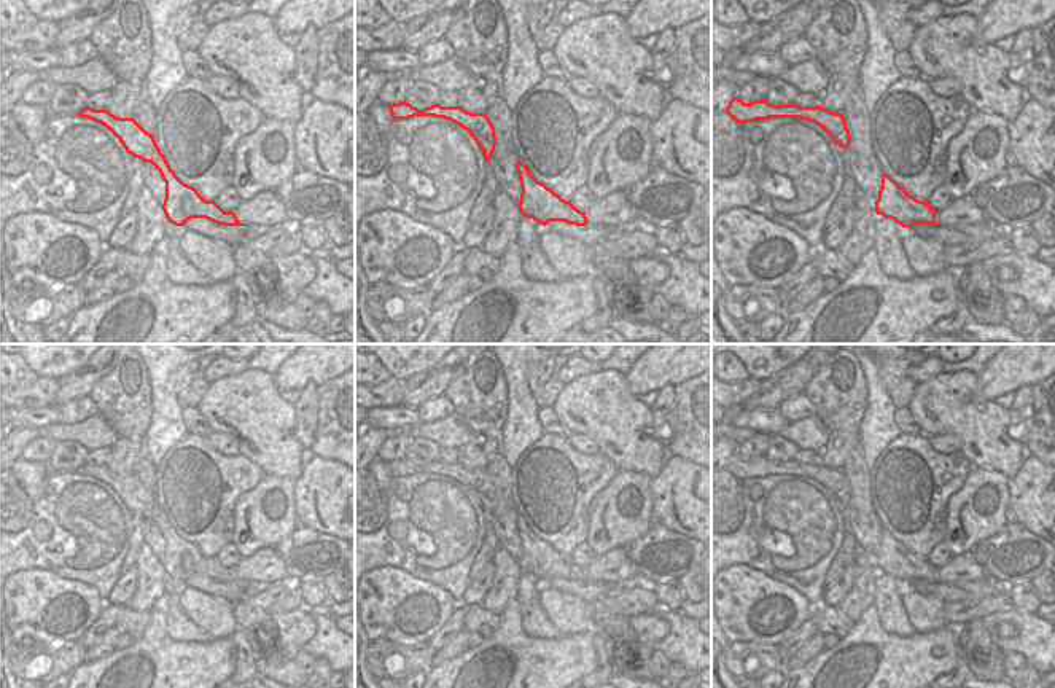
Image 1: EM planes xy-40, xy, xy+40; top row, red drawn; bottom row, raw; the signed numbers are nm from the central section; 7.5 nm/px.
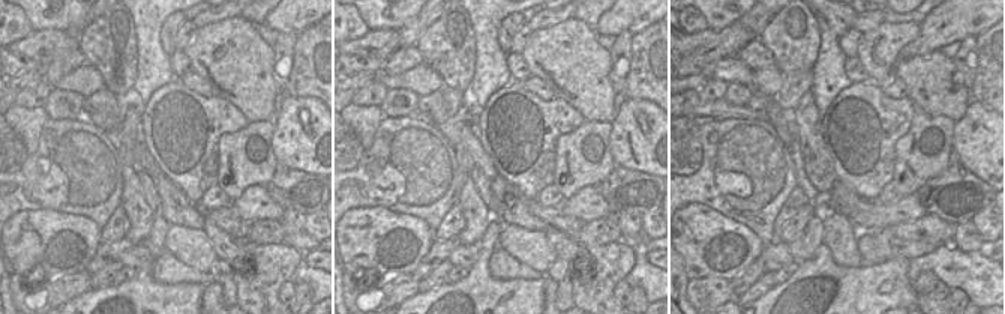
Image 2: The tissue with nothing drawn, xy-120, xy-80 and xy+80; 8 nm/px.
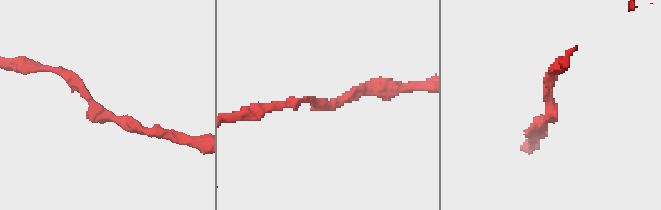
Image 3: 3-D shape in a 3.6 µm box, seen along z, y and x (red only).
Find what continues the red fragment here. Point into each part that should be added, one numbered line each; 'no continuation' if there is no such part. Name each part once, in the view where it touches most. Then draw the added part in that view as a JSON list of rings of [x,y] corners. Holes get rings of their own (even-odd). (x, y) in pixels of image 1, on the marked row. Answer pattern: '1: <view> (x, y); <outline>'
no continuation

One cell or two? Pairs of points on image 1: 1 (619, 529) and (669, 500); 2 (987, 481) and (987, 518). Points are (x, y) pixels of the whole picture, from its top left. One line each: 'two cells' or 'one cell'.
1: two cells
2: one cell

